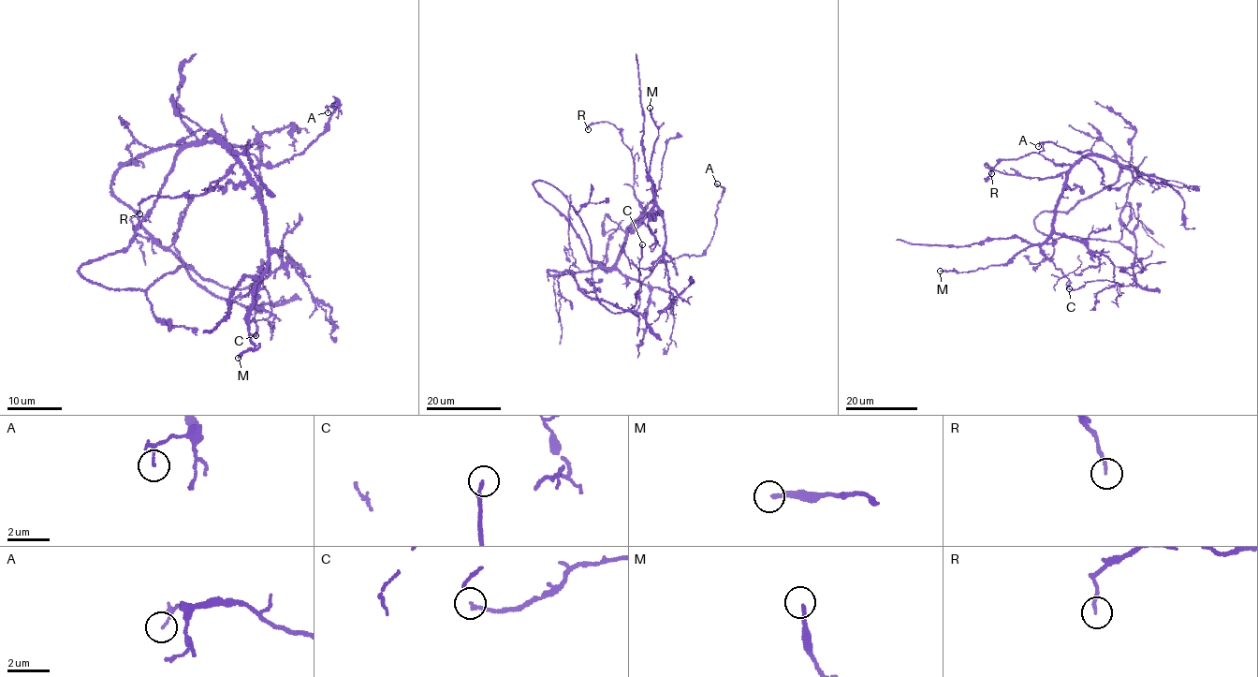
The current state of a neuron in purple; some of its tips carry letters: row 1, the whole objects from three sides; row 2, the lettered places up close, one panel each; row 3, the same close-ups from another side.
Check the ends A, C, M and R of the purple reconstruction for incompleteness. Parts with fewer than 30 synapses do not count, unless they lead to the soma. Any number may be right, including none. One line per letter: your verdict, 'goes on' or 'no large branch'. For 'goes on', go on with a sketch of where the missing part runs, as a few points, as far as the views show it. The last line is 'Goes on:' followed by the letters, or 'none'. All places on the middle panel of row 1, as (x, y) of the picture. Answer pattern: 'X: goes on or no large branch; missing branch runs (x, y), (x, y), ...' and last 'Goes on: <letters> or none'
A: no large branch
C: no large branch
M: no large branch
R: no large branch
Goes on: none

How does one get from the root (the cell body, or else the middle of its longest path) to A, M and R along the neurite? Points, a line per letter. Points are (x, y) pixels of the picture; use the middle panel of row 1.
A: (592, 261), (641, 282), (658, 263), (701, 255), (713, 235), (723, 188), (717, 183)
M: (592, 261), (610, 267), (622, 247), (627, 228), (646, 214), (661, 213), (649, 173), (658, 135), (650, 108)
R: (592, 261), (610, 267), (627, 228), (645, 212), (634, 190), (632, 153), (621, 132), (607, 122), (588, 129)

